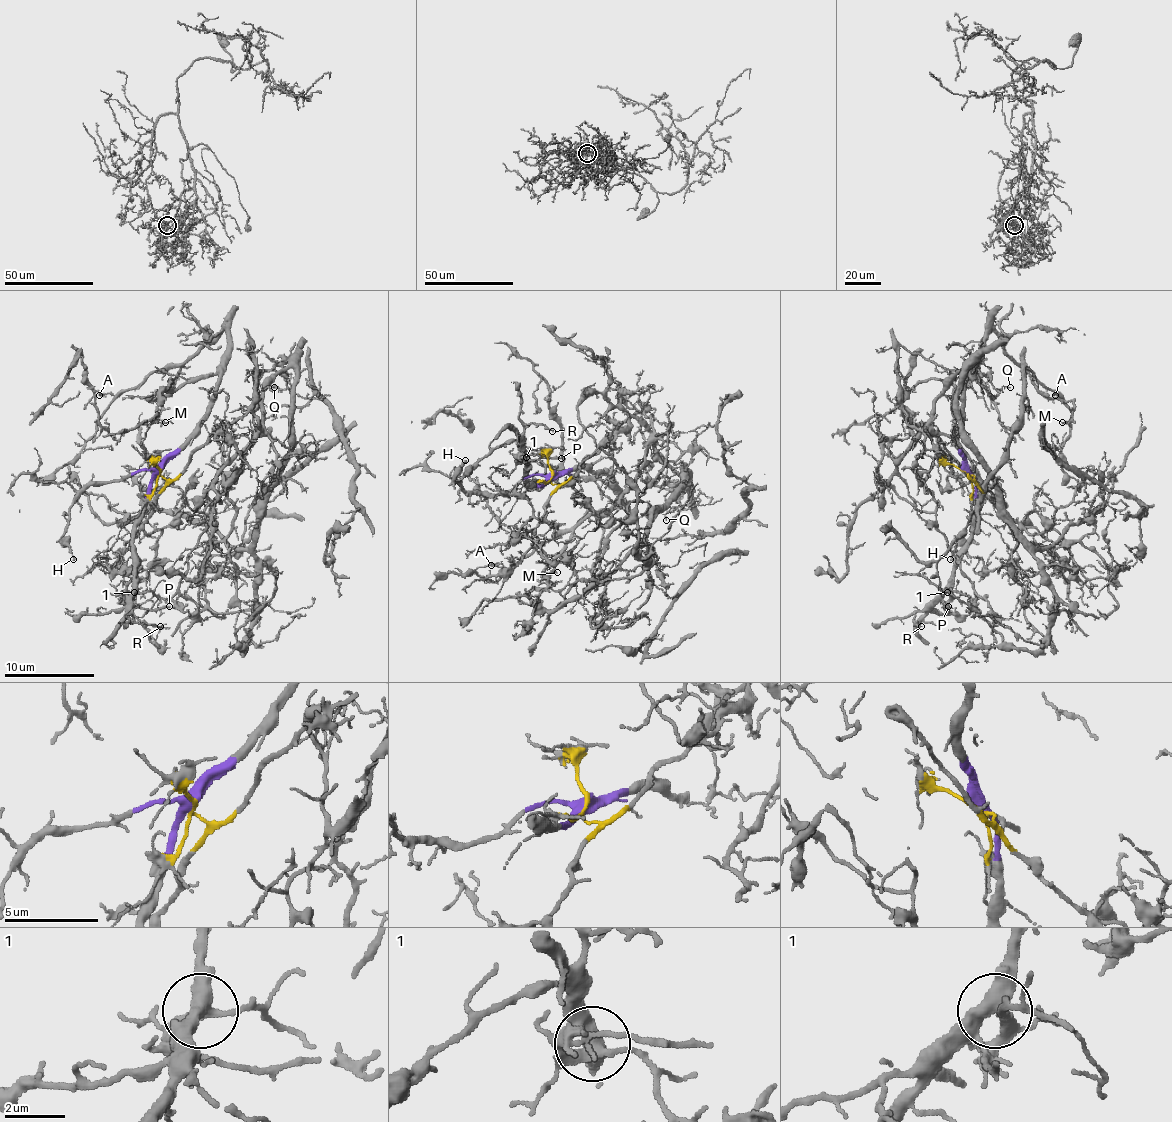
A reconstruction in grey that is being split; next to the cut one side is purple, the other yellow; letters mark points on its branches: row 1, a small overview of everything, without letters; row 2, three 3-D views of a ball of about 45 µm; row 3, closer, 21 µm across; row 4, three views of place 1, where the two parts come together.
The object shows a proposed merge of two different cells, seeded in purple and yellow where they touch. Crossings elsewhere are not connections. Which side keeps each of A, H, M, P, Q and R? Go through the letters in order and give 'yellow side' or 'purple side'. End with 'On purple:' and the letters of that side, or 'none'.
A: purple side
H: purple side
M: purple side
P: purple side
Q: yellow side
R: purple side
On purple: A, H, M, P, R

